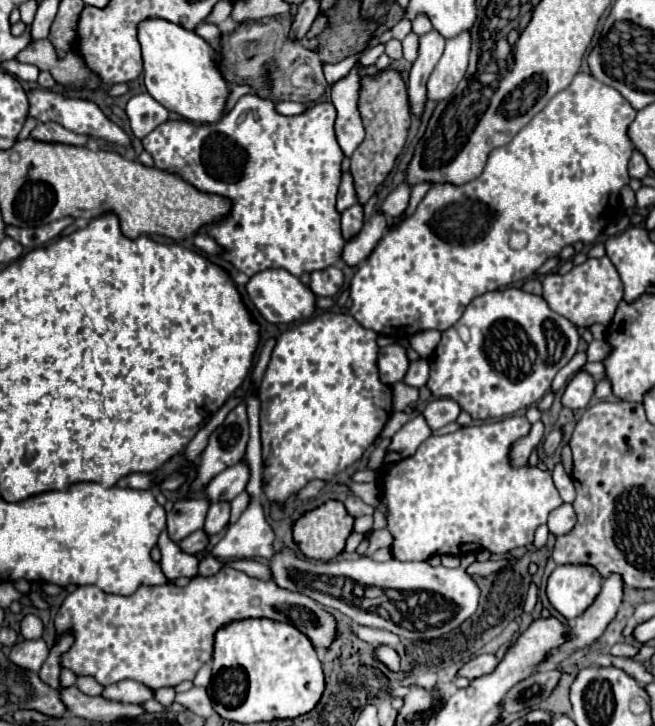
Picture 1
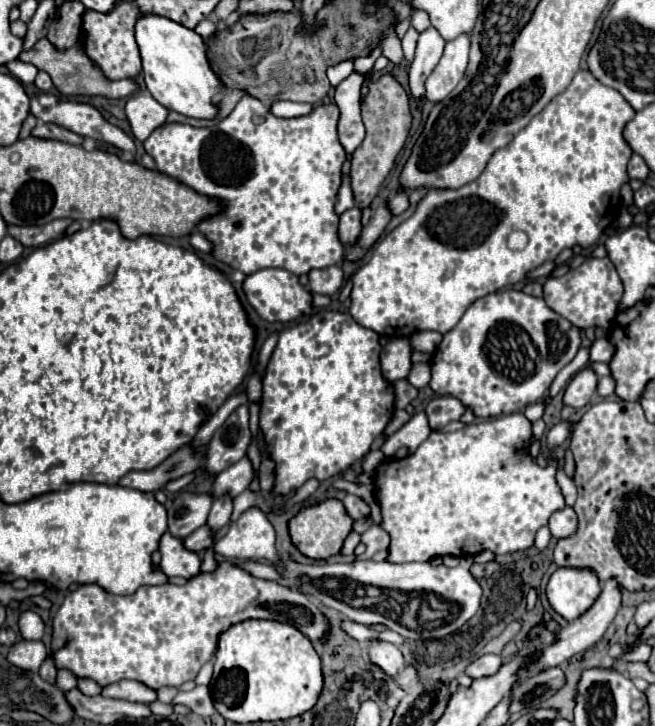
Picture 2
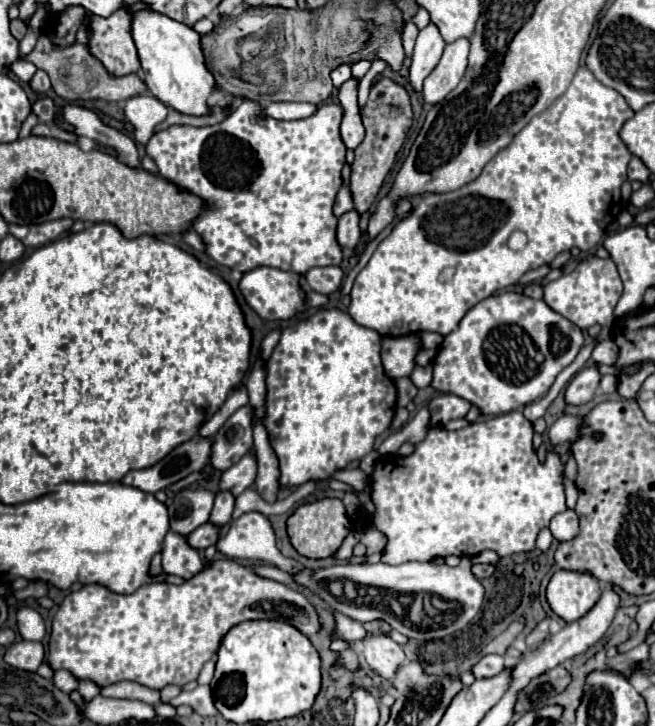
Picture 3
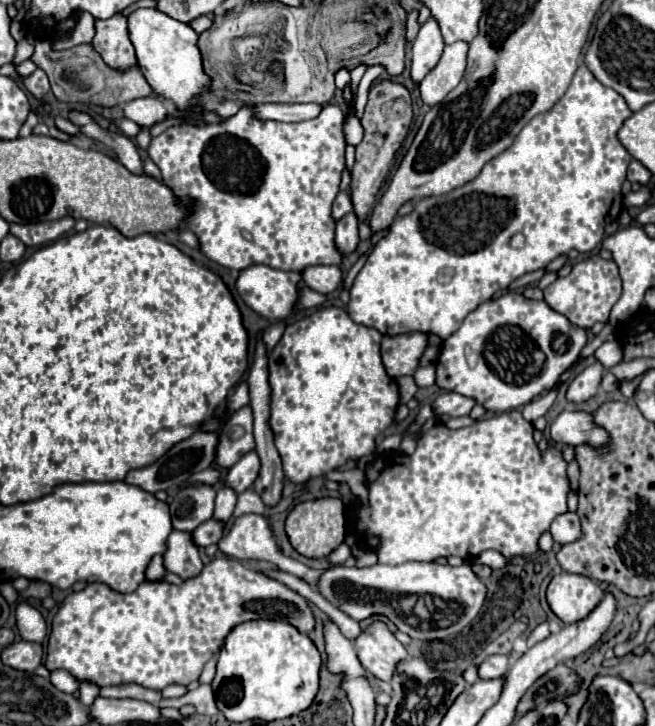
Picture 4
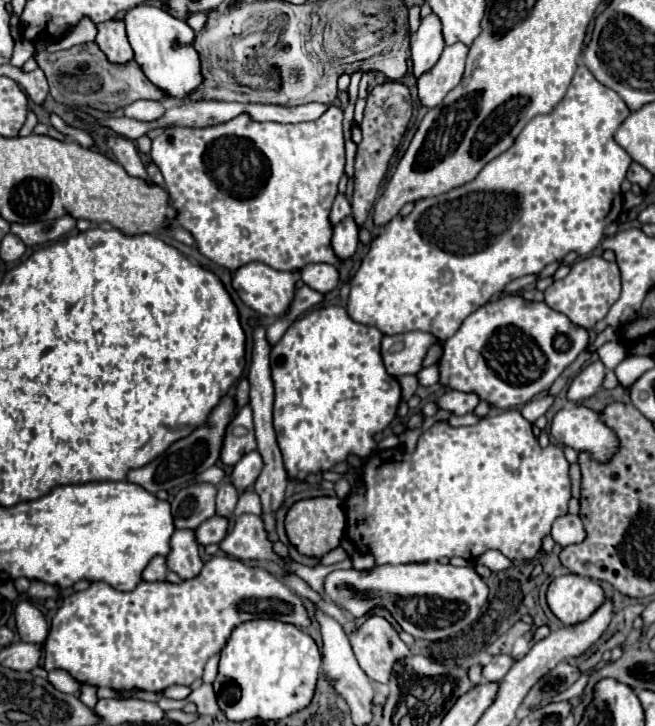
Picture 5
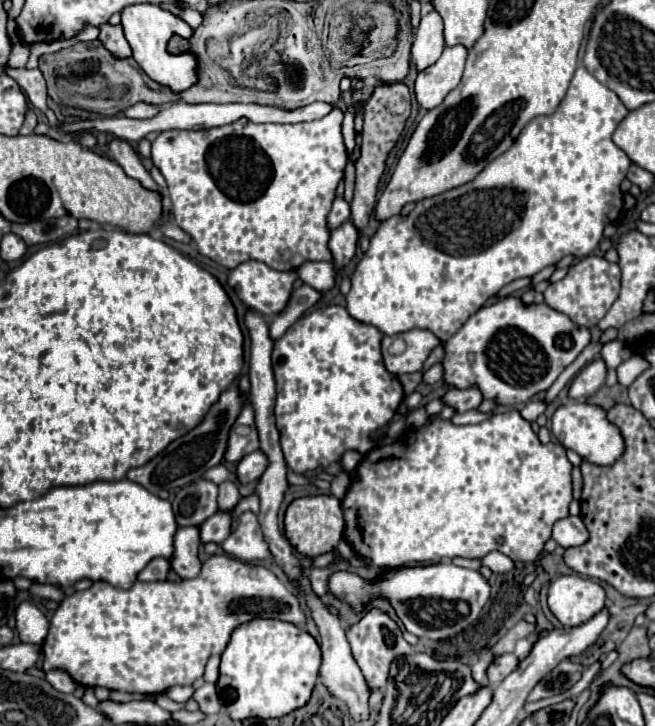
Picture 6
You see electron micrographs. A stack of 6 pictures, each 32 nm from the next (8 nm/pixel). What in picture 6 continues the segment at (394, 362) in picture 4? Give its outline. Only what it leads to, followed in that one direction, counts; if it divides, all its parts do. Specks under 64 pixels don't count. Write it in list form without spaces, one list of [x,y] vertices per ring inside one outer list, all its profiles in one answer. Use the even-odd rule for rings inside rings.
[[[420,328],[402,332],[402,334],[398,334],[398,338],[402,338],[406,342],[406,350],[402,354],[398,354],[398,356],[394,356],[394,354],[388,352],[388,348],[390,348],[390,344],[392,344],[394,338],[392,336],[384,336],[384,340],[382,340],[384,364],[386,364],[386,370],[390,374],[394,374],[394,376],[422,370],[422,364],[428,358],[430,350],[436,344],[440,344],[440,340],[436,336],[432,336],[432,332],[420,330]]]

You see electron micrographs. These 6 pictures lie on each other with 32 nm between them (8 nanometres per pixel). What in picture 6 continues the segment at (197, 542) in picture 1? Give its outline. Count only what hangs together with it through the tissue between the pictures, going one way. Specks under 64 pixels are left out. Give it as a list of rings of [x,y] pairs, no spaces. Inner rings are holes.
[[[216,512],[204,524],[200,524],[200,540],[202,544],[214,542],[221,544],[230,534],[232,516],[230,512]]]

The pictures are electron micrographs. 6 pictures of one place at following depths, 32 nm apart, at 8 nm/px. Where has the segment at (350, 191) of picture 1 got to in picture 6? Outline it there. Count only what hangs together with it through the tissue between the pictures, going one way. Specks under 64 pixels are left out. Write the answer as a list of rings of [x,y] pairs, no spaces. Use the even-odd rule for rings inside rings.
[[[338,196],[328,214],[328,228],[338,228],[348,218],[350,218],[350,204],[342,196]]]

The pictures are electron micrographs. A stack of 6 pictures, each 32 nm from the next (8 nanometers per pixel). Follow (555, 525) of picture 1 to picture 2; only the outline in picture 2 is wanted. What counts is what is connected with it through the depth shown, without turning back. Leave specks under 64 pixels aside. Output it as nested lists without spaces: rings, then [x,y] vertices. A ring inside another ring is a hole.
[[[564,506],[562,510],[556,510],[552,516],[550,516],[550,522],[548,522],[548,528],[552,532],[554,538],[564,538],[564,536],[570,536],[574,530],[576,530],[576,512],[572,506]]]

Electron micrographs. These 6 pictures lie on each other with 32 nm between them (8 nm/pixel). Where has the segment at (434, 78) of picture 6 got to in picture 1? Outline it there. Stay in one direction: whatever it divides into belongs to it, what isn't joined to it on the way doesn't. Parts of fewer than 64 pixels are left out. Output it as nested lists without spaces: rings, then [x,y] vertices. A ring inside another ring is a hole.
[[[464,30],[458,36],[446,40],[446,50],[428,80],[430,100],[444,100],[454,92],[454,88],[466,74],[468,52],[470,52],[470,32]]]

